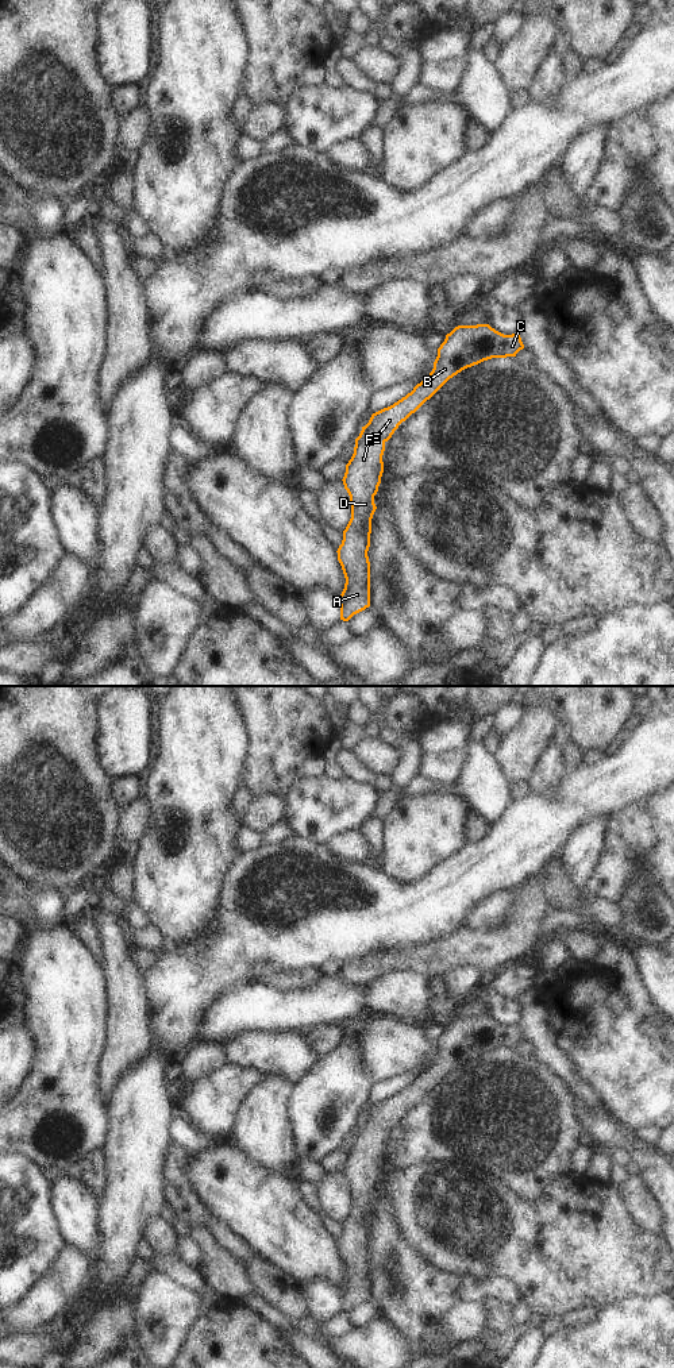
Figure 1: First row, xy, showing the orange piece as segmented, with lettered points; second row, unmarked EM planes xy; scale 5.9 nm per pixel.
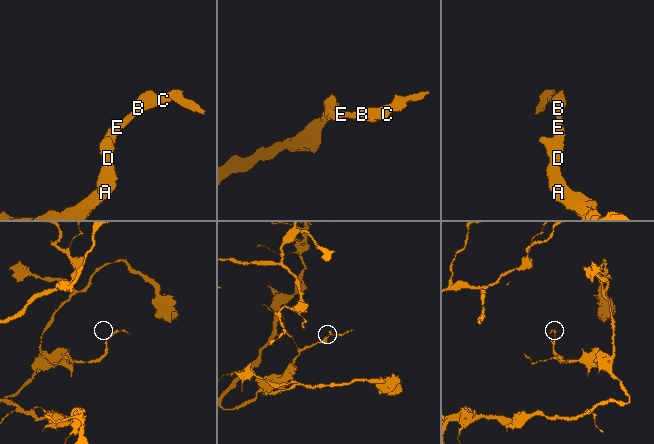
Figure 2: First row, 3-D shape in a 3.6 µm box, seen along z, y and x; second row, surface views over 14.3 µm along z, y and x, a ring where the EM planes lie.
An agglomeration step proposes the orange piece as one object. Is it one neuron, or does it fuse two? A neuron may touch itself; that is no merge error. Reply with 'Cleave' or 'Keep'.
Keep.

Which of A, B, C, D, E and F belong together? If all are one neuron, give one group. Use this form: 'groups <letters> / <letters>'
groups A B C D E F

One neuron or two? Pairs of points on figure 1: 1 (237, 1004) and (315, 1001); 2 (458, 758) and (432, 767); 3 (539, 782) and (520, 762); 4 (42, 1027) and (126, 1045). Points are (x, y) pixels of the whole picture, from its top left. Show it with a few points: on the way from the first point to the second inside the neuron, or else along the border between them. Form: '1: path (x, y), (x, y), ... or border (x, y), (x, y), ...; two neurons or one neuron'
1: path (255, 1004), (296, 1004); one neuron
2: path (451, 762), (445, 767), (439, 767); one neuron
3: border (546, 746), (526, 781); two neurons
4: border (108, 1009), (106, 1045), (99, 1071); two neurons

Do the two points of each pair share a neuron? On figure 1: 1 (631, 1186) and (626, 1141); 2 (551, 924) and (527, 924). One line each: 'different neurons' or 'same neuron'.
1: different neurons
2: different neurons

